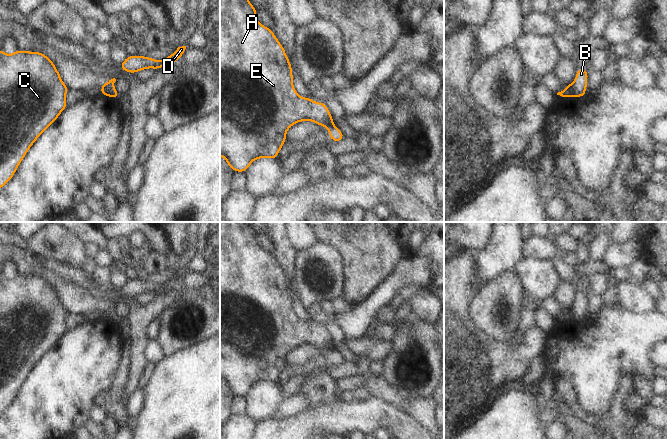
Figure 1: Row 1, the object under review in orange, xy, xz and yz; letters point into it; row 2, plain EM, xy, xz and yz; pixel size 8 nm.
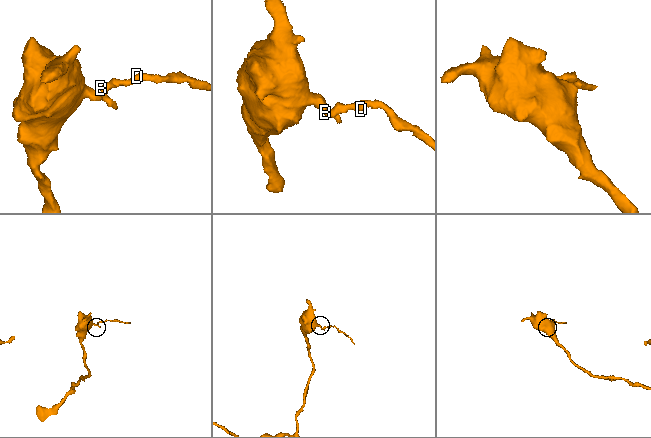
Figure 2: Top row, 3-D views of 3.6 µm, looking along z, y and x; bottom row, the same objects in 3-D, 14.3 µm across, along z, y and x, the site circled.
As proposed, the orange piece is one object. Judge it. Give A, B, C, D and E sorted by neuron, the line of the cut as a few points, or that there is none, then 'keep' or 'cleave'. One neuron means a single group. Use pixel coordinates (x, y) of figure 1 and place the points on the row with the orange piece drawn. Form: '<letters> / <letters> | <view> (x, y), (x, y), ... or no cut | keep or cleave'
A C E / B D | yz (573, 83), (571, 95) | cleave

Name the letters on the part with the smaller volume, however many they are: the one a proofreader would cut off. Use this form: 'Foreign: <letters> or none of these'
Foreign: B, D

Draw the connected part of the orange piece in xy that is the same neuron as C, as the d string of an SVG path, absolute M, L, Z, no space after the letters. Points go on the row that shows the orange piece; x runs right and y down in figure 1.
M0 49L0 188L14 176L36 139L68 106L65 100L68 91L54 63L43 53L17 50L6 55Z

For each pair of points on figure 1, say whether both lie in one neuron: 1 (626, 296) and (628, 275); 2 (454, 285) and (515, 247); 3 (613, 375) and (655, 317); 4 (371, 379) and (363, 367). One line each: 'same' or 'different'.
1: different
2: different
3: same
4: different

